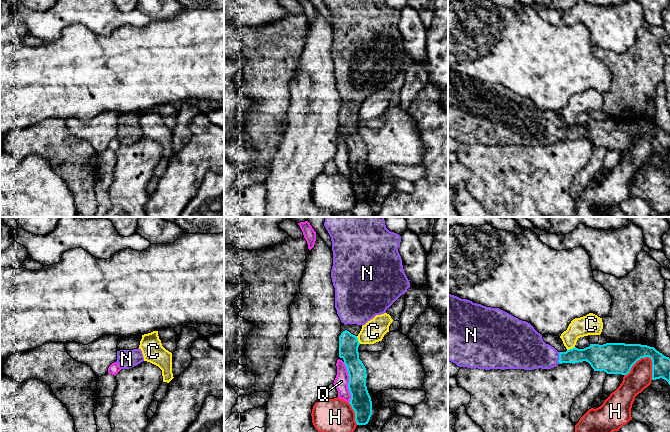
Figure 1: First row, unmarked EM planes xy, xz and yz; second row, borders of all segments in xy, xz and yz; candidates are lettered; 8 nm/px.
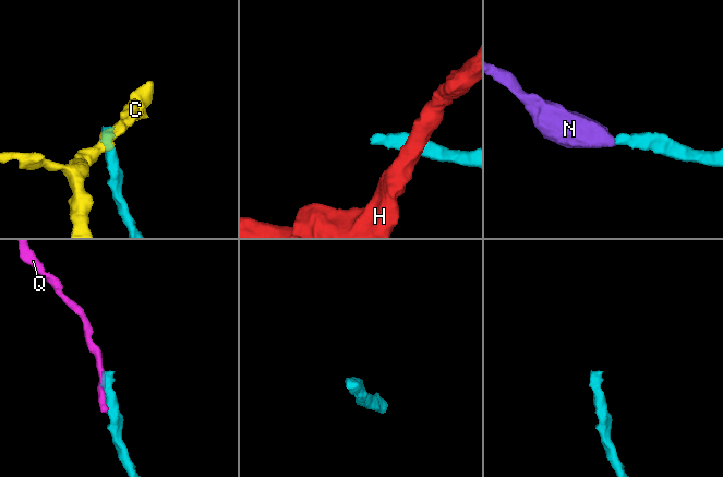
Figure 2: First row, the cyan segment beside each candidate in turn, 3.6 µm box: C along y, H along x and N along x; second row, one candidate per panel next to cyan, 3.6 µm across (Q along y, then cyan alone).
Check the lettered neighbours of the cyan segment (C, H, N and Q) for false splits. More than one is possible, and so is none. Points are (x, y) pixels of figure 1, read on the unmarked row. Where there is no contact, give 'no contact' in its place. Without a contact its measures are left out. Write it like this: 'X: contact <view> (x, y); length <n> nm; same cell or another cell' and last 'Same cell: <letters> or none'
C: contact xz (357, 116); length 70 nm; another cell
H: contact yz (636, 137); length 260 nm; another cell
N: contact yz (559, 134); length 100 nm; same cell
Q: contact xz (349, 158); length 340 nm; another cell
Same cell: N

